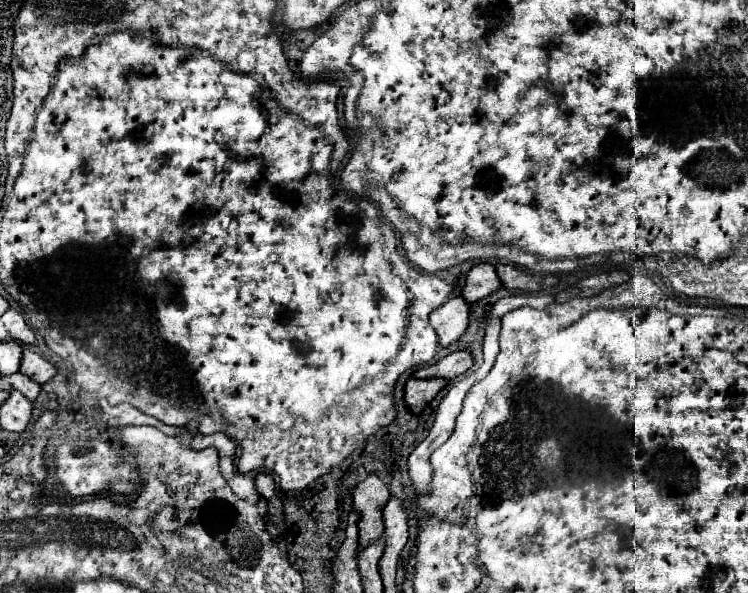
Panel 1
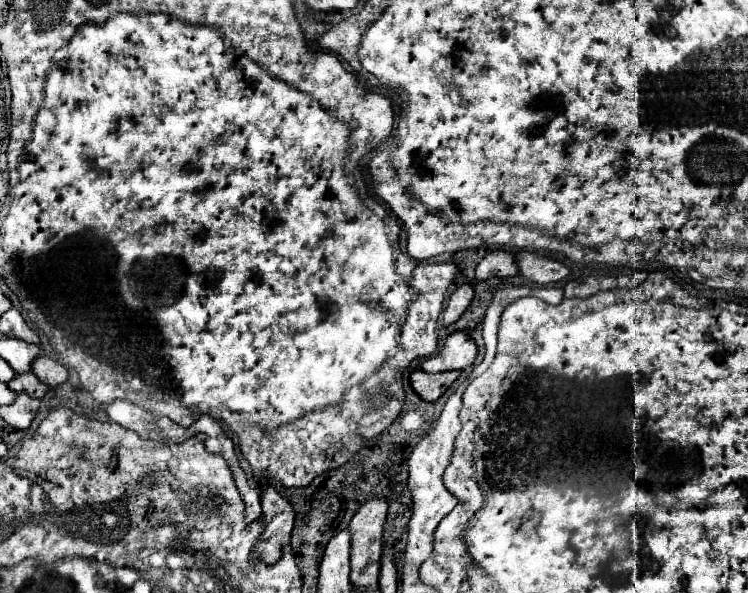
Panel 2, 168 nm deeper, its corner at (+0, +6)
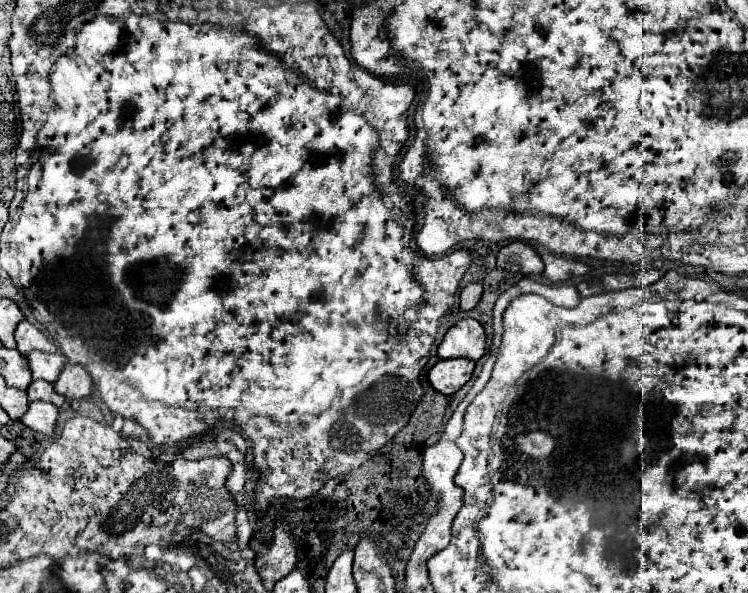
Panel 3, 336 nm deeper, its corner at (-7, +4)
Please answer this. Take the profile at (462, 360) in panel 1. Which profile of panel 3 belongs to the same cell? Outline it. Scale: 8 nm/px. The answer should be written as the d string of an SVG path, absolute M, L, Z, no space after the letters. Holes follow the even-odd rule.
M473 318L459 320L443 338L437 348L441 360L467 358L477 362L485 354L485 330Z

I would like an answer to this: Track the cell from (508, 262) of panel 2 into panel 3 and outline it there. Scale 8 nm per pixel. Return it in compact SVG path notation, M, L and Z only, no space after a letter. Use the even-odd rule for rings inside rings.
M513 242L497 254L497 268L521 274L541 274L543 262L529 244Z

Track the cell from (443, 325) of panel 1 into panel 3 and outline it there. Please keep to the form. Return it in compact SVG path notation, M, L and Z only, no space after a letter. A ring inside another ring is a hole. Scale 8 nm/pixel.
M473 282L473 284L467 284L463 290L461 290L461 310L471 310L477 306L477 302L481 300L481 292L483 292L483 286L479 282Z

